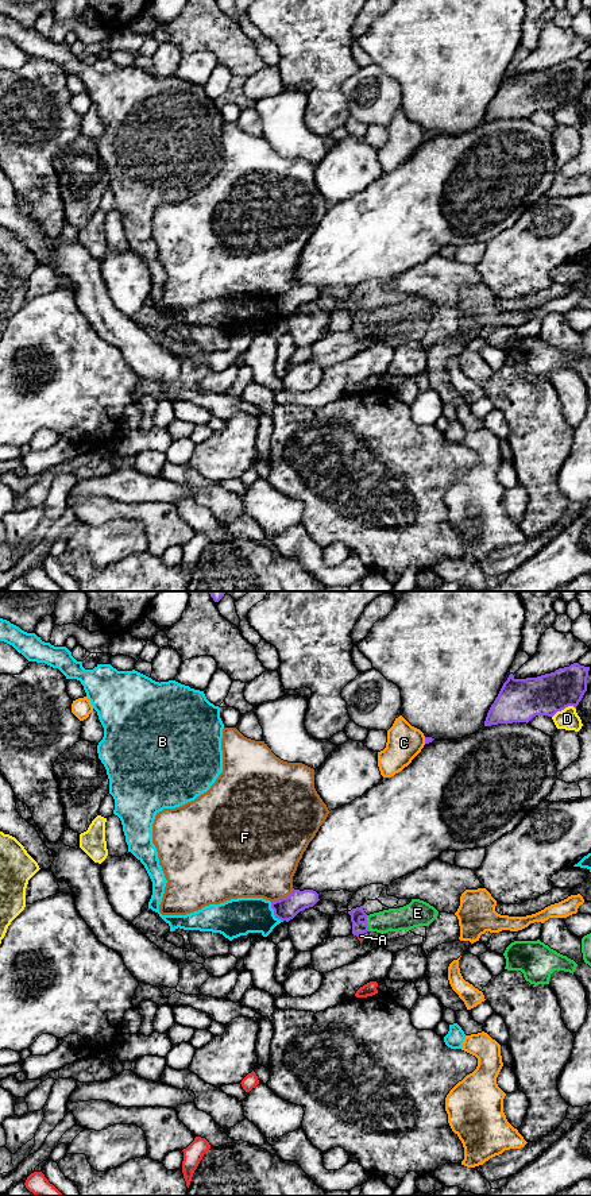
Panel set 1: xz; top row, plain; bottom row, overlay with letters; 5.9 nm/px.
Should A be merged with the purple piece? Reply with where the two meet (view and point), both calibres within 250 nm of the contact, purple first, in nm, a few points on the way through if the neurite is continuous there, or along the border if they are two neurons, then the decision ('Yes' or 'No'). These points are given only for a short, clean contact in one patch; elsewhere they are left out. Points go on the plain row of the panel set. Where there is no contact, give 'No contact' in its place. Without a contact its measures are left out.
Touches purple at xz (359, 328). Thickness 80 nm (purple) against 30 nm. Path across: xz (359, 321), (359, 328), (360, 331). Yes

